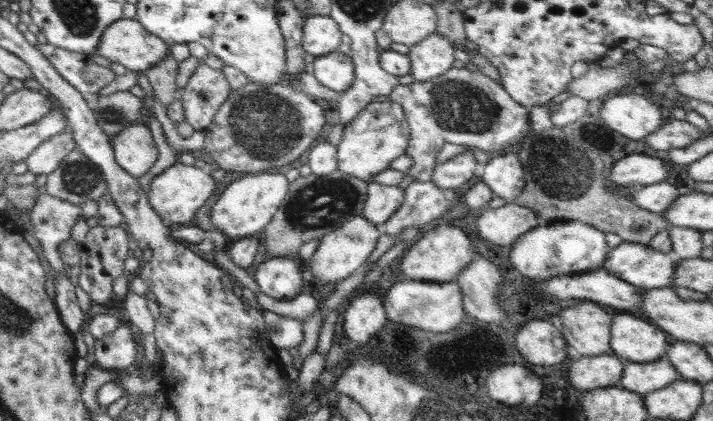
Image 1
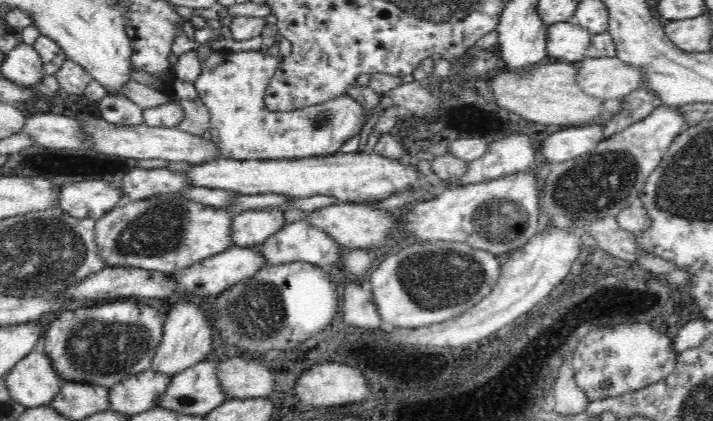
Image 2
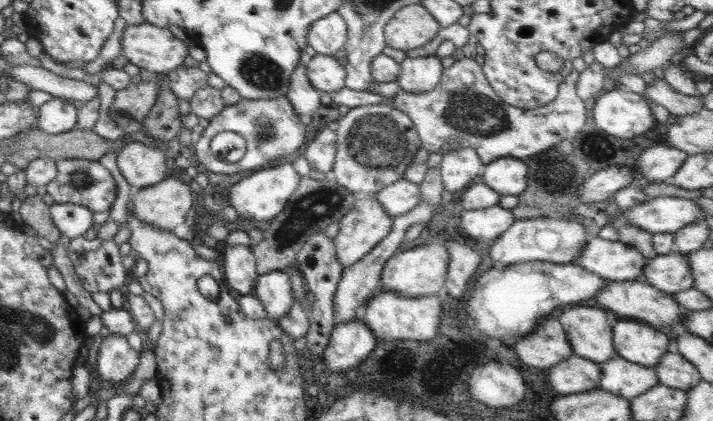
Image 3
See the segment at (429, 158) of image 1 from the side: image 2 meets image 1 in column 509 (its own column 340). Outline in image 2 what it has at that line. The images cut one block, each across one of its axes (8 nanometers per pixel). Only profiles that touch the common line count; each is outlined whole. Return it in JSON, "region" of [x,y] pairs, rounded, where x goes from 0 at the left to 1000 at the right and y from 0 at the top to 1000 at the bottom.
{"region":[[[273,102],[278,135],[281,135],[282,176],[272,192],[279,233],[292,254],[295,268],[296,330],[303,340],[307,375],[324,375],[335,382],[381,378],[412,380],[432,373],[453,373],[470,368],[485,347],[487,333],[496,318],[505,318],[511,290],[519,271],[513,271],[494,226],[482,221],[461,240],[438,252],[436,259],[424,257],[415,264],[379,264],[373,257],[370,226],[380,185],[386,181],[393,140],[384,138],[373,116],[334,124],[300,121],[292,102]]]}

